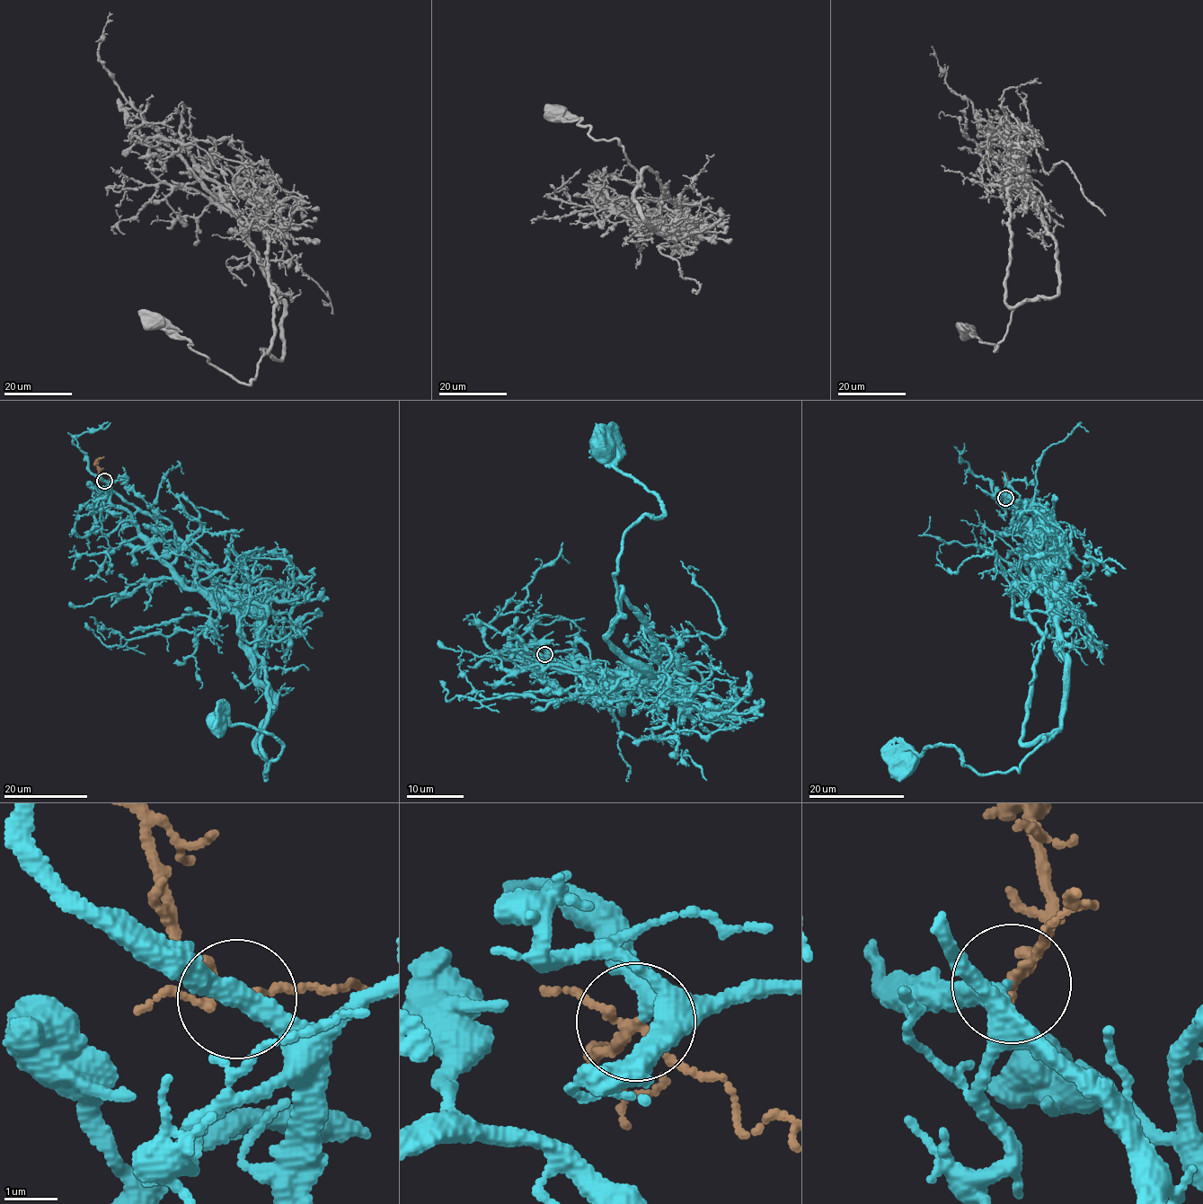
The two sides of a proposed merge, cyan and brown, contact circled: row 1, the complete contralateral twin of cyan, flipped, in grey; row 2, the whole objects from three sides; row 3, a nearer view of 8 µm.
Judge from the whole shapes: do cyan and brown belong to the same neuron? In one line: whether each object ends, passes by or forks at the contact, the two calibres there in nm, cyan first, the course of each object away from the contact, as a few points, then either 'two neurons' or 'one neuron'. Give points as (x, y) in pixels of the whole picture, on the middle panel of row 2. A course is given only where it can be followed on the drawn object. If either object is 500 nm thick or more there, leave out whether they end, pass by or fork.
cyan passes by; brown forks; calibres 300 and 140 nm; course cyan (544, 655), (560, 669), (646, 671), (605, 637), (620, 614), (622, 537), (663, 509), (600, 446); course brown (544, 655), (540, 660), (544, 664), (554, 660); one neuron

